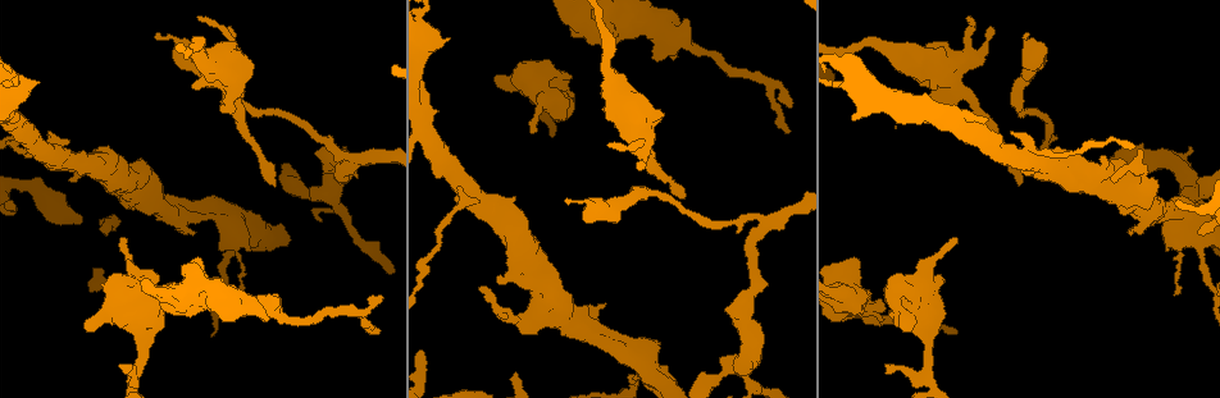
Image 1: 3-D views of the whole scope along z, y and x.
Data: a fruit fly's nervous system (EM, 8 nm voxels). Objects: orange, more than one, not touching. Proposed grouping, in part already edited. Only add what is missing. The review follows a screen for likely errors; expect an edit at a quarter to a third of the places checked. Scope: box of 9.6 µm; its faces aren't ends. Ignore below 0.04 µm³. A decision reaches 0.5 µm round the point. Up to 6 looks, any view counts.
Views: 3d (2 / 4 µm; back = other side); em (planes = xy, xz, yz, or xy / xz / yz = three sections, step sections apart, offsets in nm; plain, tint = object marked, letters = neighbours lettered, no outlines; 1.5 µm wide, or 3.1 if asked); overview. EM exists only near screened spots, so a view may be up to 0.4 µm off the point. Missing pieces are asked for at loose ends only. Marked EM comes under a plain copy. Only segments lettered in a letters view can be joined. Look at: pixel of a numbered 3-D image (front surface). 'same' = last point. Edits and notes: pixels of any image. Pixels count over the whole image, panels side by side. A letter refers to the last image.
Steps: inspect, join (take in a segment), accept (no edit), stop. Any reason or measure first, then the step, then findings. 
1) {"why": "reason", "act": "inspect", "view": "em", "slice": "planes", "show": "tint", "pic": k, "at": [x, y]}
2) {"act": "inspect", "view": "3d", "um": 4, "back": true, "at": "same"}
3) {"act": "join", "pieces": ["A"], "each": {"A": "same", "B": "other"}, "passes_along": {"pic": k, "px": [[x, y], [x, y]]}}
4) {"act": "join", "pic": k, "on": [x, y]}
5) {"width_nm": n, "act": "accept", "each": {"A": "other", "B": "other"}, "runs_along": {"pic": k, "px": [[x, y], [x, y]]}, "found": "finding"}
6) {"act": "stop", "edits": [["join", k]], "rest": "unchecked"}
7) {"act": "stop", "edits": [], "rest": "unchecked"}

{"why": "free end", "act": "inspect", "view": "em", "slice": "xz", "step": 4, "show": "tint", "pic": 1, "at": [120, 367]}

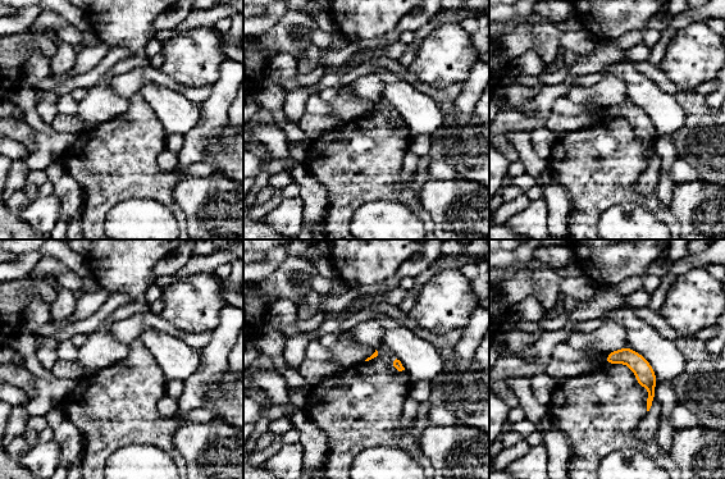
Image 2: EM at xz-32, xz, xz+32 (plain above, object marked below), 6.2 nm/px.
{"act": "inspect", "view": "em", "slice": "planes", "show": "letters", "at": "same"}

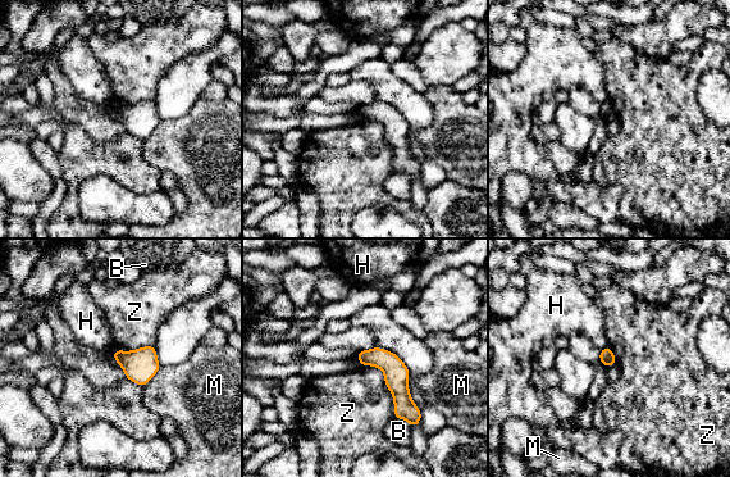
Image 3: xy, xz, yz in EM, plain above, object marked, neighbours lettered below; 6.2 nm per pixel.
{"act": "accept", "each": {"B": "other", "H": "other", "M": "other", "Z": "other"}, "border": {"pic": 3, "px": [[361, 364], [382, 371], [395, 417]]}, "found": "none of them fits"}

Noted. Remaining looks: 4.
{"why": "long arm stops here", "act": "inspect", "view": "em", "slice": "xy", "step": 8, "show": "letters", "pic": 1, "at": [276, 184]}

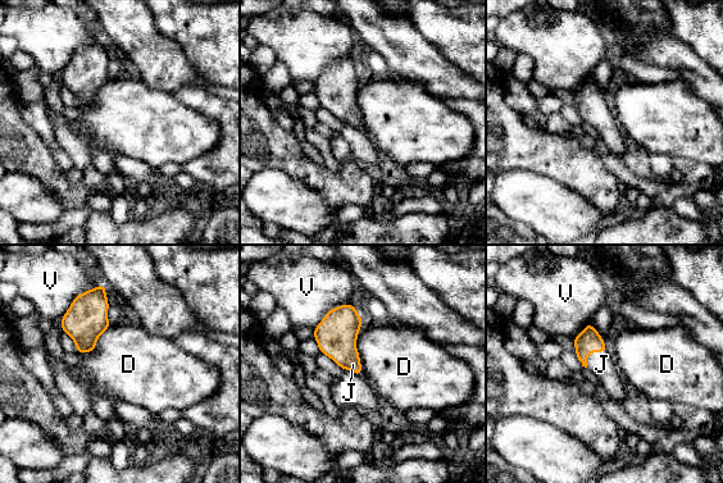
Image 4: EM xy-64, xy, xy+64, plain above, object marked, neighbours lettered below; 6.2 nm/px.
{"act": "join", "pieces": ["J"], "each": {"D": "other", "J": "same", "V": "other"}, "passes_along": {"pic": 4, "px": [[589, 340], [591, 351], [601, 364]]}, "found": "it goes on there"}

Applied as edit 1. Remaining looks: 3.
{"why": "see it whole again", "act": "inspect", "view": "overview"}

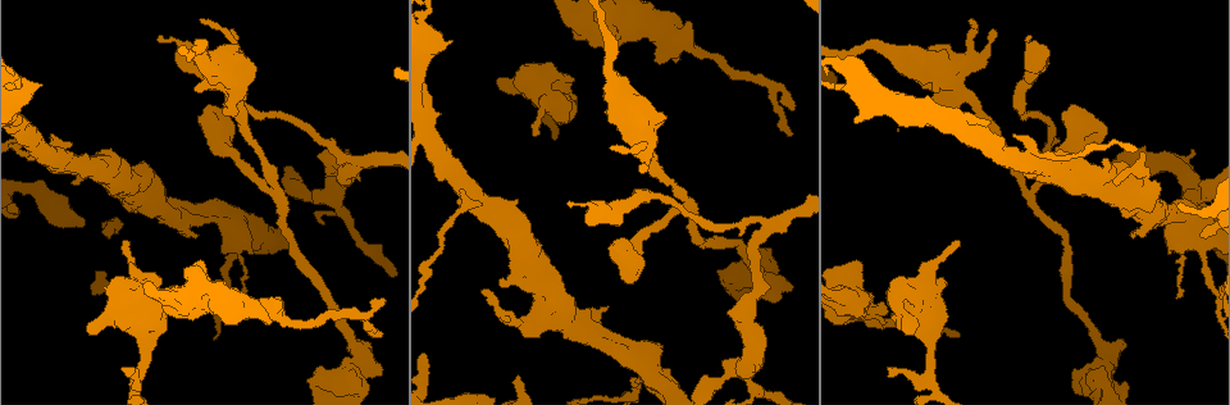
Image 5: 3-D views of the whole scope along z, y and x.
{"why": "free end", "act": "inspect", "view": "em", "slice": "planes", "show": "letters", "pic": 5, "at": [972, 23]}

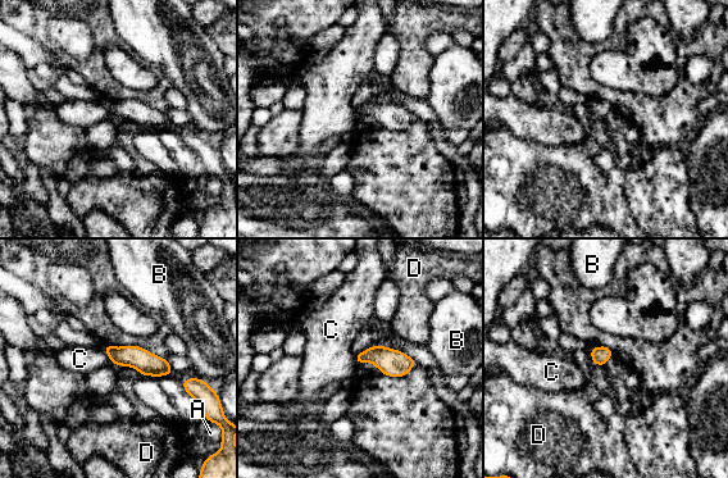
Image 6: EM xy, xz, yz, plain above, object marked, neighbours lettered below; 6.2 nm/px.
{"act": "accept", "each": {"A": "other", "B": "other", "C": "other", "D": "other"}, "border": {"pic": 6, "px": [[103, 345], [110, 362]]}, "found": "none of them fits"}

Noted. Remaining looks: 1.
{"act": "stop", "edits": [["join", 4]], "rest": "unchecked"}

